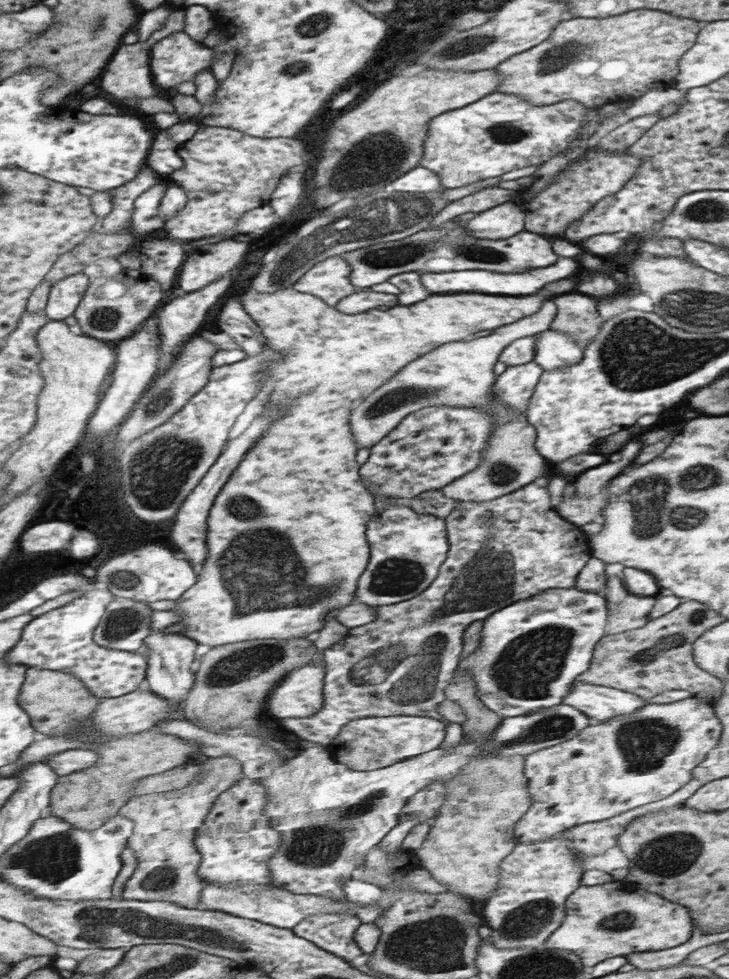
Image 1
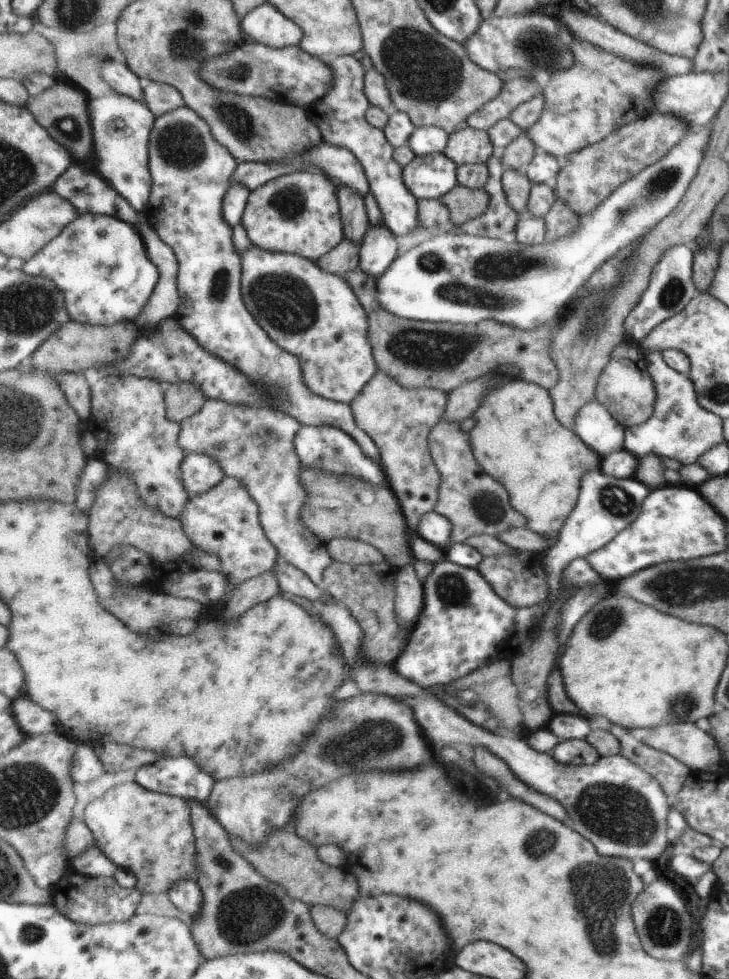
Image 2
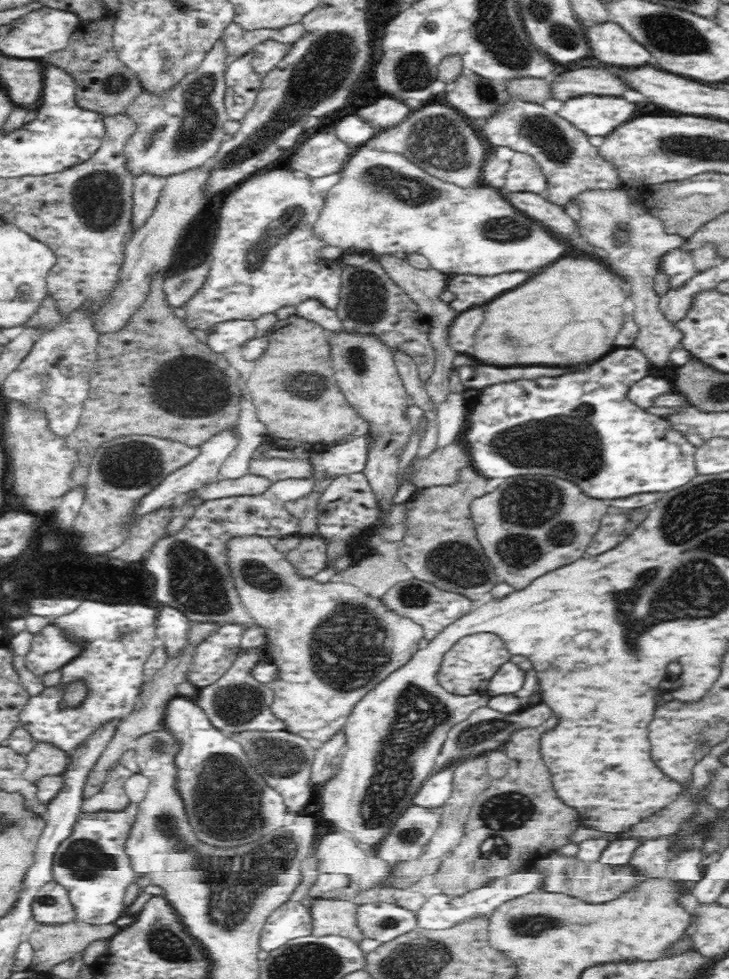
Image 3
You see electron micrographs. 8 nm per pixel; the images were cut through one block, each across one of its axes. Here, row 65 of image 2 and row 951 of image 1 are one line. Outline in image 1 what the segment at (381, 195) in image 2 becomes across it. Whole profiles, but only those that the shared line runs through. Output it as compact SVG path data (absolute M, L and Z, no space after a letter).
M314 914L303 920L294 932L351 962L365 957L354 940L361 926L362 920L356 914Z

